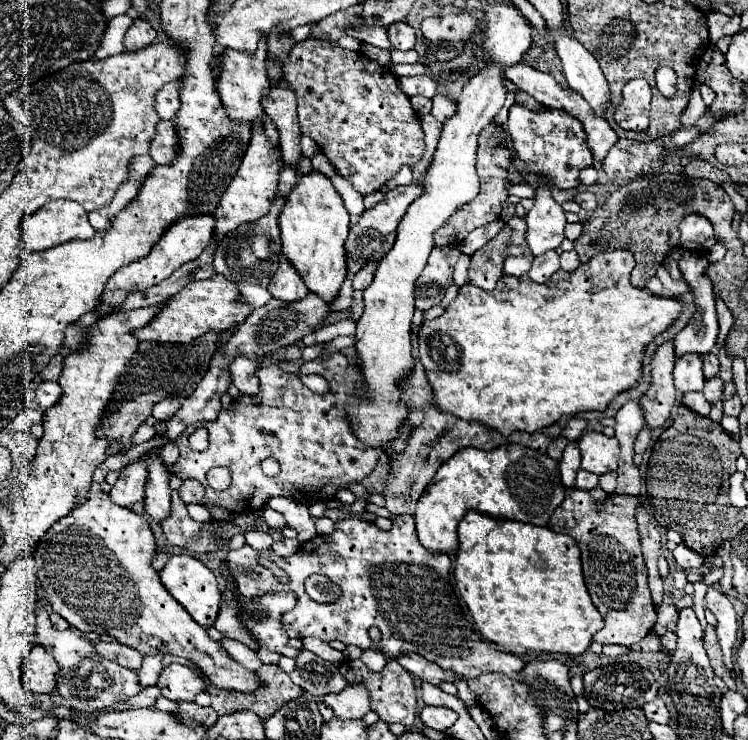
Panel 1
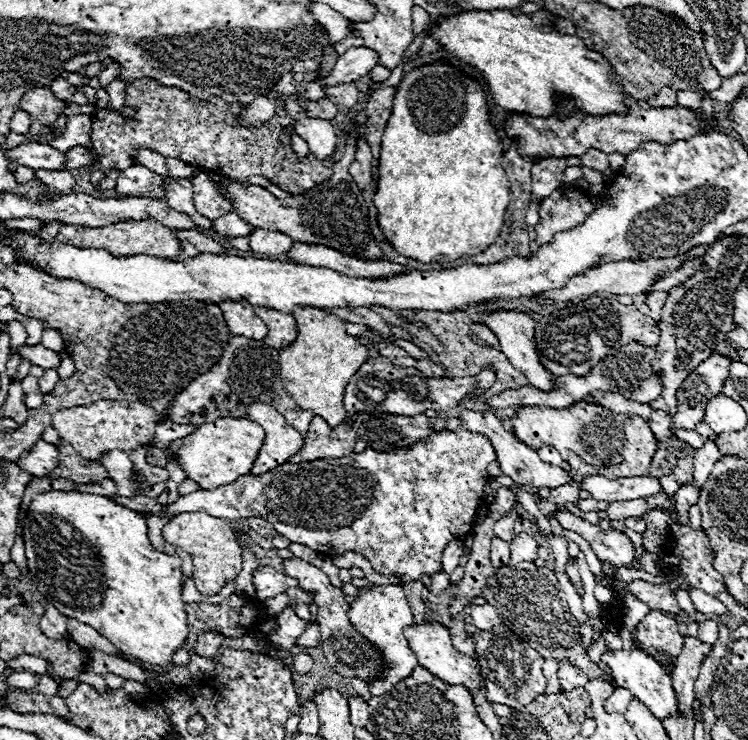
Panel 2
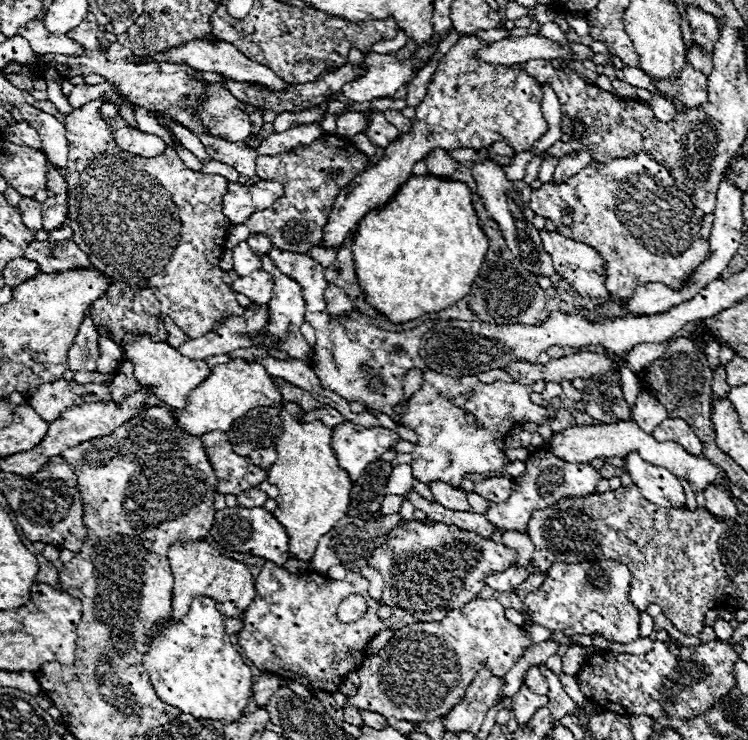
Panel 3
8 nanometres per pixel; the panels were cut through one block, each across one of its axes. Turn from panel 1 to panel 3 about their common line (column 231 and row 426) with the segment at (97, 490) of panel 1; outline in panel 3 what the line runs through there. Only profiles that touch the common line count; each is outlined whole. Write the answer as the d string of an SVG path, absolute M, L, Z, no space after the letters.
M666 418L654 432L652 436L656 436L656 440L664 442L664 440L672 440L676 444L680 444L688 454L692 456L702 456L702 442L698 440L698 436L694 434L694 430L678 418Z

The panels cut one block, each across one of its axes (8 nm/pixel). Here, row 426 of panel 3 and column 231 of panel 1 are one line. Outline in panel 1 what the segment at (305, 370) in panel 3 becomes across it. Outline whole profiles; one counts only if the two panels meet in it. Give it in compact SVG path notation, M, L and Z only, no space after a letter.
M236 358L232 364L230 364L230 372L232 372L232 382L234 386L244 394L244 396L250 396L250 398L256 398L258 392L260 392L260 380L256 376L258 372L258 364L248 360L248 358Z

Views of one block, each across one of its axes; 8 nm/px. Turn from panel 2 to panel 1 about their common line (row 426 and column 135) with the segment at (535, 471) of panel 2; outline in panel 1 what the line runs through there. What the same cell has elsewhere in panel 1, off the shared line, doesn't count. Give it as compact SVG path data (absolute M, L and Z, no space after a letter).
M140 460L138 464L130 464L128 468L120 470L118 482L110 490L110 498L114 504L122 508L130 508L144 500L144 484L146 484L146 462Z

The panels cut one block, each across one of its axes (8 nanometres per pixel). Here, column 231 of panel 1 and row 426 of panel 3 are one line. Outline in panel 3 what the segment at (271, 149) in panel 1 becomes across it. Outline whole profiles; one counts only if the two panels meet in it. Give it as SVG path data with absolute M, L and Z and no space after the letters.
M234 358L228 364L218 364L212 368L208 380L200 384L190 396L184 410L176 410L178 424L190 432L190 434L206 434L212 430L228 432L228 428L238 420L240 416L246 416L252 408L270 408L270 406L282 406L284 398L278 392L274 378L268 376L266 368L262 364L252 364L244 358Z

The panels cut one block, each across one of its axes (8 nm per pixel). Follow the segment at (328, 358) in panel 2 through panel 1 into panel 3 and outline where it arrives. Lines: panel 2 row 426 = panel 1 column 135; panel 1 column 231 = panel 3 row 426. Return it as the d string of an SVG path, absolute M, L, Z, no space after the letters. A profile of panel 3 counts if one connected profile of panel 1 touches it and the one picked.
M286 402L280 410L282 434L276 438L278 458L268 470L268 482L280 490L276 496L278 508L272 514L280 520L280 524L284 524L290 536L290 554L308 562L312 560L318 538L322 538L342 516L346 516L352 482L348 472L338 466L336 454L330 446L332 428L318 420L300 422L300 416L304 416L304 410L294 402Z

